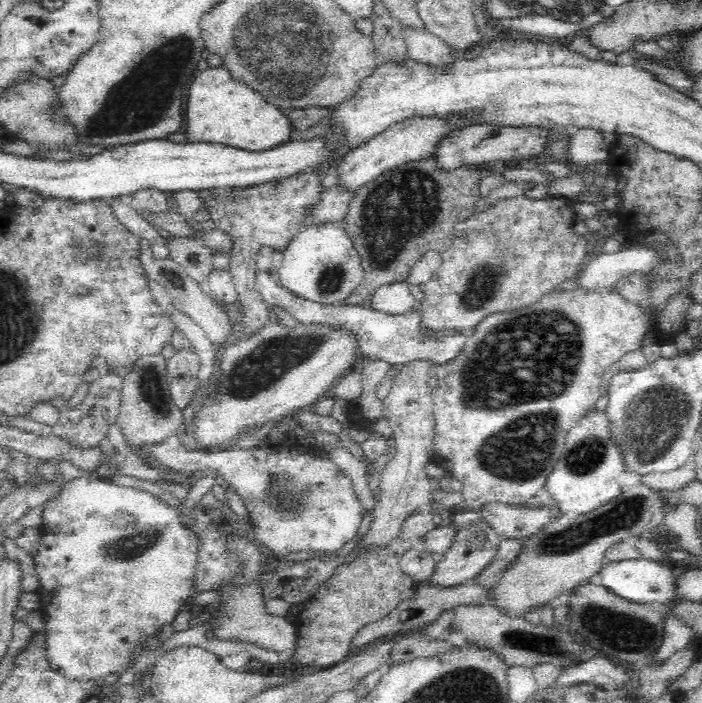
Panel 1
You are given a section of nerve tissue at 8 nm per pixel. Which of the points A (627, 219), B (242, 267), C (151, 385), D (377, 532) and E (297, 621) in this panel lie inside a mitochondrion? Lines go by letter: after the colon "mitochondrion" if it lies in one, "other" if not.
A: other
B: other
C: mitochondrion
D: other
E: other

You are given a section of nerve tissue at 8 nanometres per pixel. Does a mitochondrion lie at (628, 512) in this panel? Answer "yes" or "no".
yes

